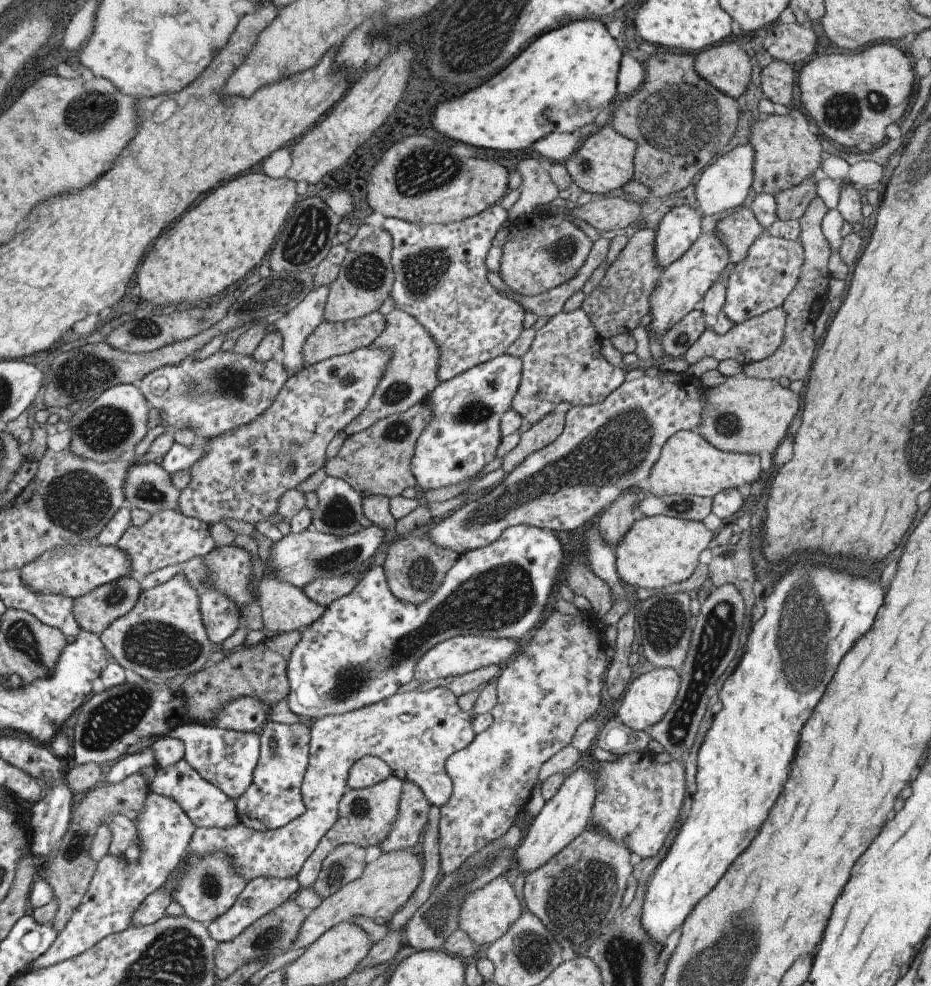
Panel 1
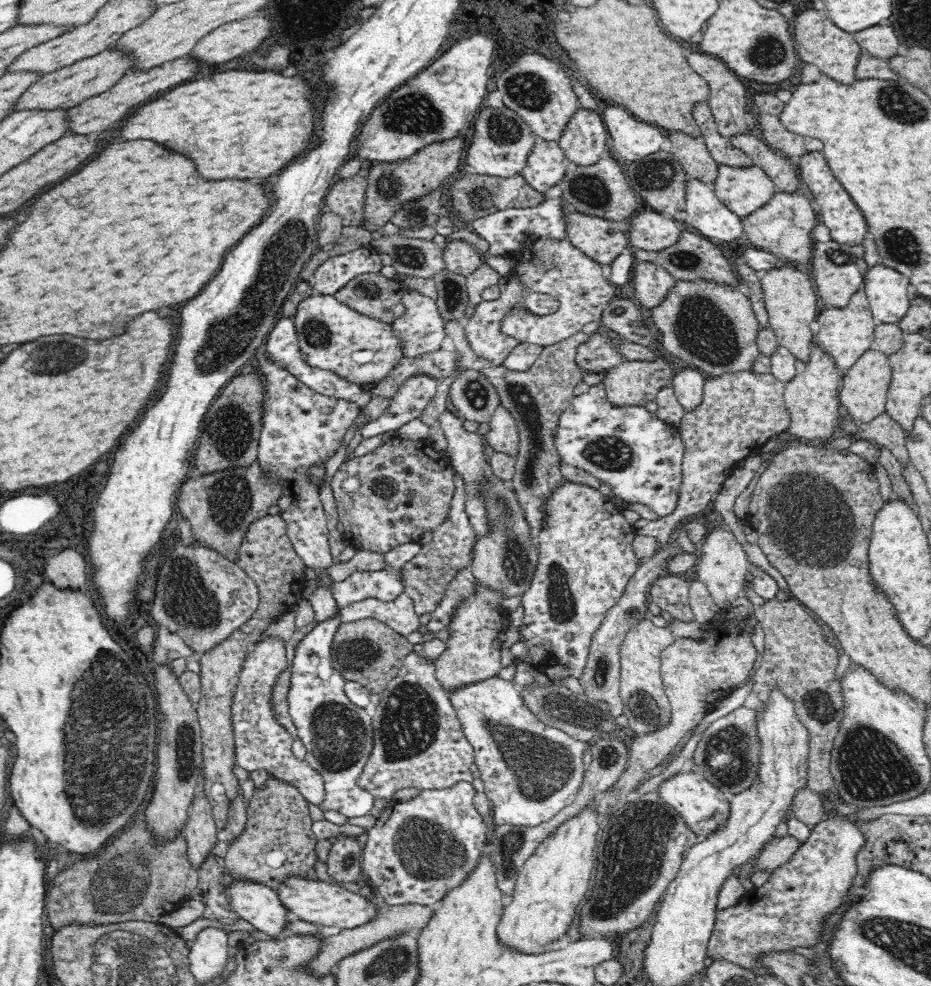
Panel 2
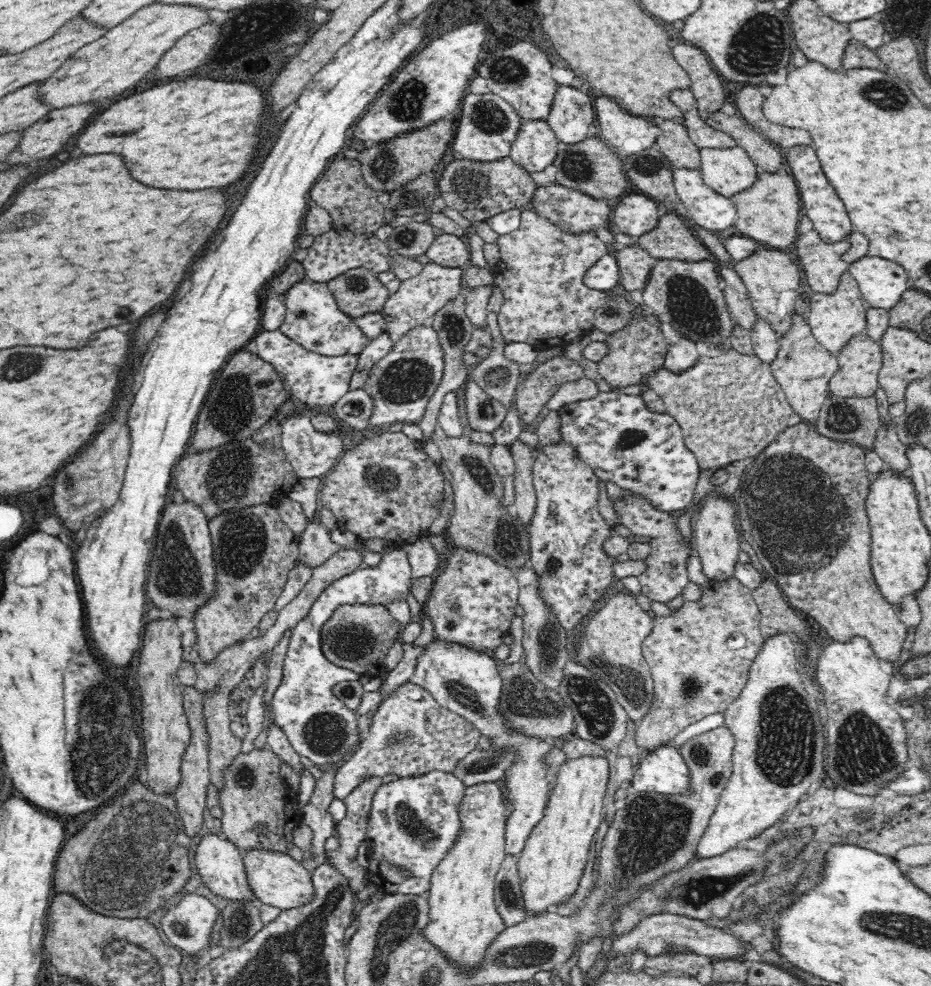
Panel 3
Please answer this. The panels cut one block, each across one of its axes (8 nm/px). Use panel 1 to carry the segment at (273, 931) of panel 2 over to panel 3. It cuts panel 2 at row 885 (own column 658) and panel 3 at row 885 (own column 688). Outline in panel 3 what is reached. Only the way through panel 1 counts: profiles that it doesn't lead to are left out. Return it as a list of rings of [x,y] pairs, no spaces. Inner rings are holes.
[[[212,832],[204,834],[196,845],[194,860],[202,881],[214,895],[224,897],[228,901],[256,900],[247,884],[242,850],[225,838],[225,835],[220,836]]]

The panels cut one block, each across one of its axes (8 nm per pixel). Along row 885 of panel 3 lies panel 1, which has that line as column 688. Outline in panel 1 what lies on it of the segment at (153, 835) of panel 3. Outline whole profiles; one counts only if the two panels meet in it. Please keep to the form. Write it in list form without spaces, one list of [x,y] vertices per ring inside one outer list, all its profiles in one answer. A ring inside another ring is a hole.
[[[658,49],[658,52],[649,56],[645,68],[645,78],[641,86],[625,96],[614,109],[608,120],[613,130],[636,144],[636,154],[633,154],[632,180],[649,188],[650,197],[661,198],[683,190],[691,184],[693,176],[701,172],[707,164],[713,164],[725,148],[729,148],[729,140],[737,126],[737,102],[725,94],[715,90],[707,84],[701,76],[697,76],[693,68],[693,54],[673,52],[667,49]]]

